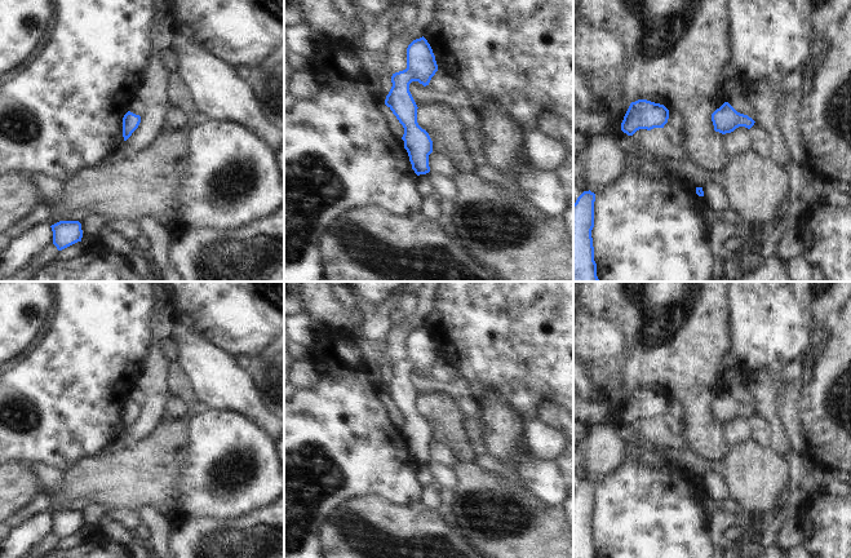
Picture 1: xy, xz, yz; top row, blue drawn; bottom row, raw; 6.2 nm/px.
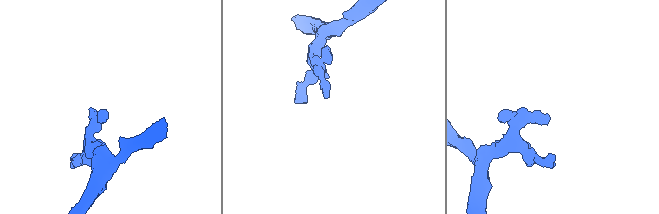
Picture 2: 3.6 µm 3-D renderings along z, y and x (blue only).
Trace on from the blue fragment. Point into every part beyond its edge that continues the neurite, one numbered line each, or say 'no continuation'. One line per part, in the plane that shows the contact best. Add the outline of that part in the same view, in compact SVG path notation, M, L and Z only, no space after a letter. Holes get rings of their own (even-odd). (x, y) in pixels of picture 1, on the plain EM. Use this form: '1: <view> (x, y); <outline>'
no continuation

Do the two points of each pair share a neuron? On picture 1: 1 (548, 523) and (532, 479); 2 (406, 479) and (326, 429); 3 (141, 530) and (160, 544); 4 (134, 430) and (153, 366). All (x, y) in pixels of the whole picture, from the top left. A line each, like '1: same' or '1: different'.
1: different
2: same
3: different
4: same

